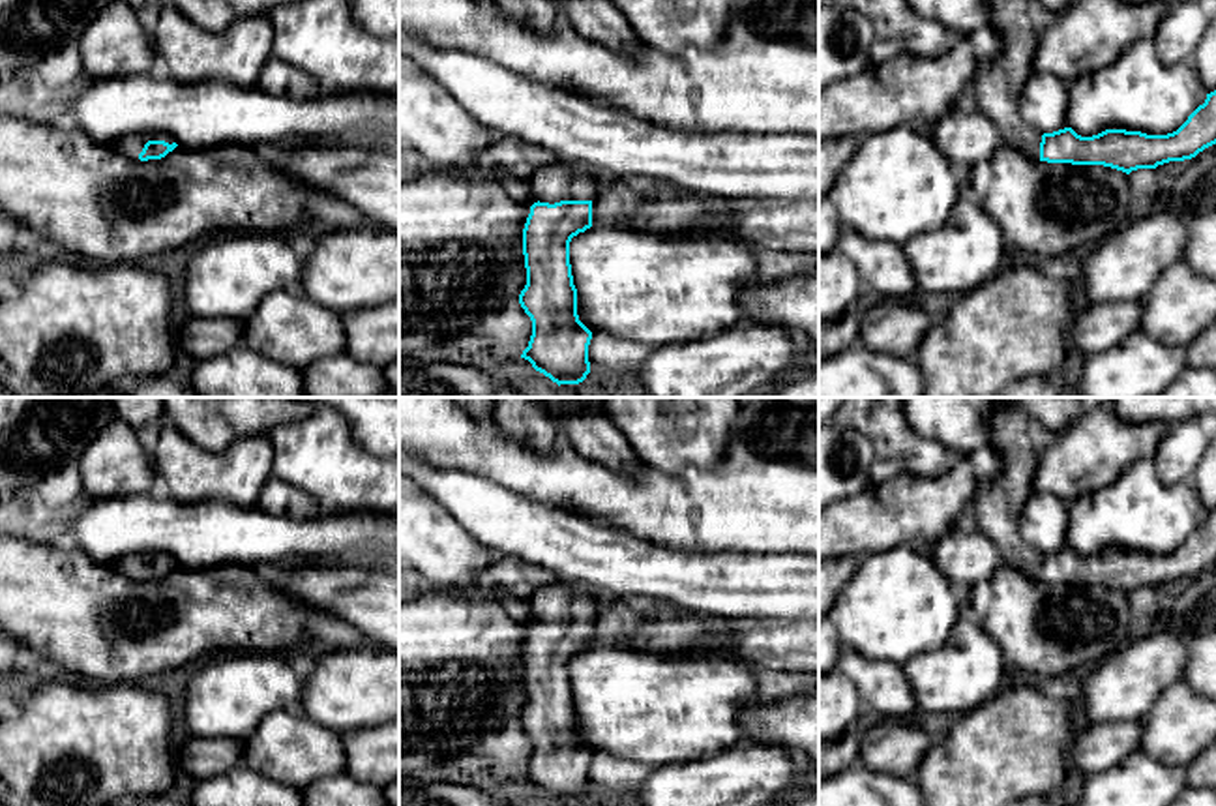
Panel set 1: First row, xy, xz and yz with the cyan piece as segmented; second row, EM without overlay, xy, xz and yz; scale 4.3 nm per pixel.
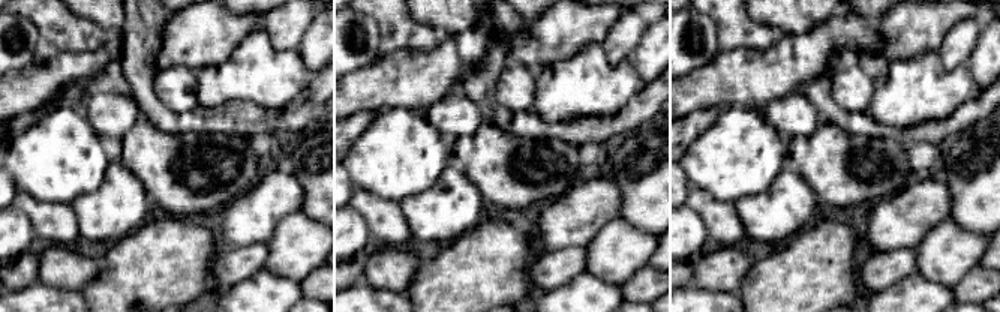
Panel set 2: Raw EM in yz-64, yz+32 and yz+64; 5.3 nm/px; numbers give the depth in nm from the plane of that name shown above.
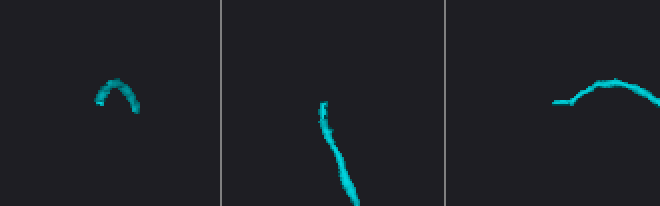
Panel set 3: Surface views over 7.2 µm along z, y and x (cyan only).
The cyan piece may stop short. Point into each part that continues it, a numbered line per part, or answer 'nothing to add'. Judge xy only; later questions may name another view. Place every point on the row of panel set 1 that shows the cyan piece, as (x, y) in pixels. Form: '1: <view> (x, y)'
1: xy (132, 145)

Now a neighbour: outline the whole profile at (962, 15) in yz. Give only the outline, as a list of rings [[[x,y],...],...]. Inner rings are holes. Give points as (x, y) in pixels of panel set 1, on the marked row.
[[[909,0],[912,9],[927,19],[969,37],[982,26],[989,26],[987,0]]]

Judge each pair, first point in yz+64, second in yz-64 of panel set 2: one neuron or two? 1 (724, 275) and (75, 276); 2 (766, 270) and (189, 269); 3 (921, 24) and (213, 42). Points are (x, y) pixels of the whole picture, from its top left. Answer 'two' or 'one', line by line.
1: one
2: one
3: one

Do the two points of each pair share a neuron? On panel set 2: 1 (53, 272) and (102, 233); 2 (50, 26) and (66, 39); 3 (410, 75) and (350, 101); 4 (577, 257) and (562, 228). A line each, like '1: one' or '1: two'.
1: two
2: one
3: one
4: two

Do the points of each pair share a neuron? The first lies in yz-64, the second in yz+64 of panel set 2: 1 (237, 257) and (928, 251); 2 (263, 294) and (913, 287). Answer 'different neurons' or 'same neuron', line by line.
1: different neurons
2: same neuron

